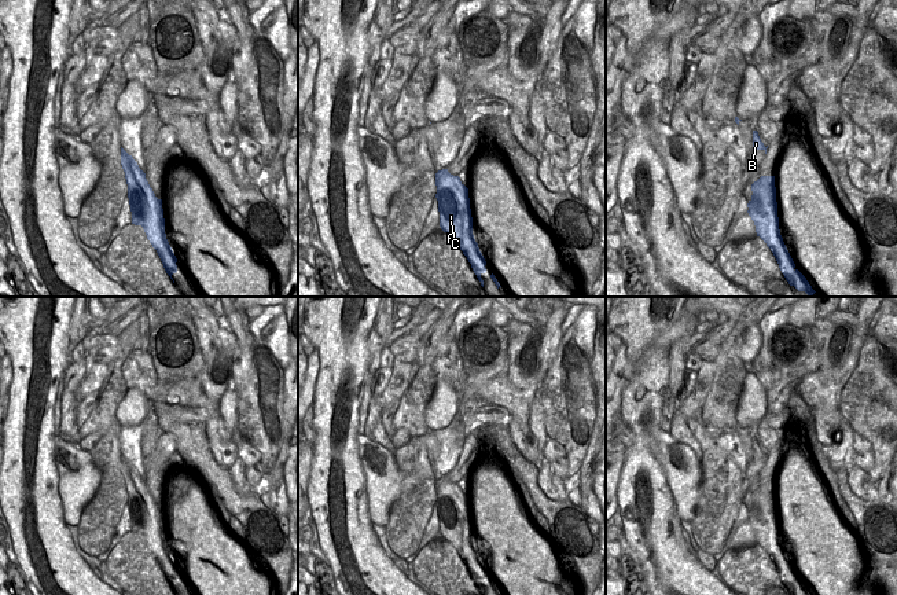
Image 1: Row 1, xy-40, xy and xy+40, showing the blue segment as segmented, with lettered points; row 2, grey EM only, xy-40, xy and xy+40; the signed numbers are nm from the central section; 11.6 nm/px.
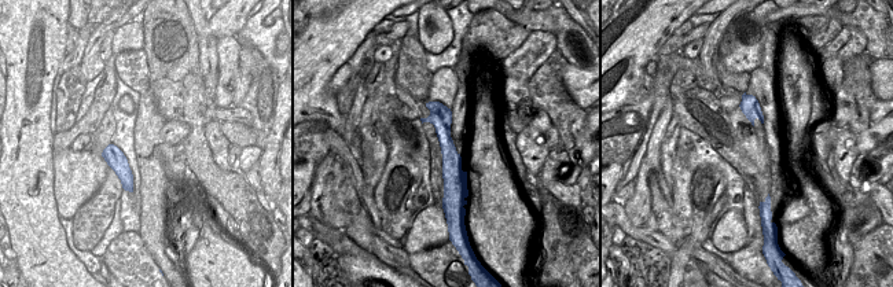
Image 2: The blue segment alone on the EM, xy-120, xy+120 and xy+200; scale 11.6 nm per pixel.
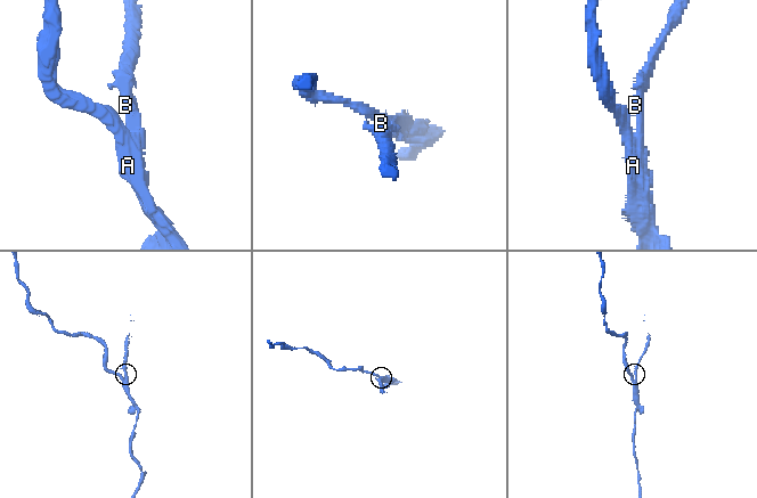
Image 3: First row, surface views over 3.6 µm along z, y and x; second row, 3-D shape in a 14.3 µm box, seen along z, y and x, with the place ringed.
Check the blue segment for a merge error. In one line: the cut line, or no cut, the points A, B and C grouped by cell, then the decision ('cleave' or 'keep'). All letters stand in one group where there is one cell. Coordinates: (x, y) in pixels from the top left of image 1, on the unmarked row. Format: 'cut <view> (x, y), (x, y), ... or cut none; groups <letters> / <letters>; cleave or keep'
cut xy (452, 483), (445, 494), (455, 513), (455, 522), (448, 533); groups A / B C; cleave

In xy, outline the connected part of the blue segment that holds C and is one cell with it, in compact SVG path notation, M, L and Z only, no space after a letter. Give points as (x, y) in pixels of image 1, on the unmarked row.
M453 482L451 484L451 491L445 492L445 496L452 500L456 519L455 525L449 526L452 530L451 533L440 530L440 535L444 540L449 541L456 548L457 554L471 572L471 576L481 590L481 594L484 595L481 583L486 580L486 569L479 559L478 551L473 543L473 525L468 496L460 489L459 484Z

